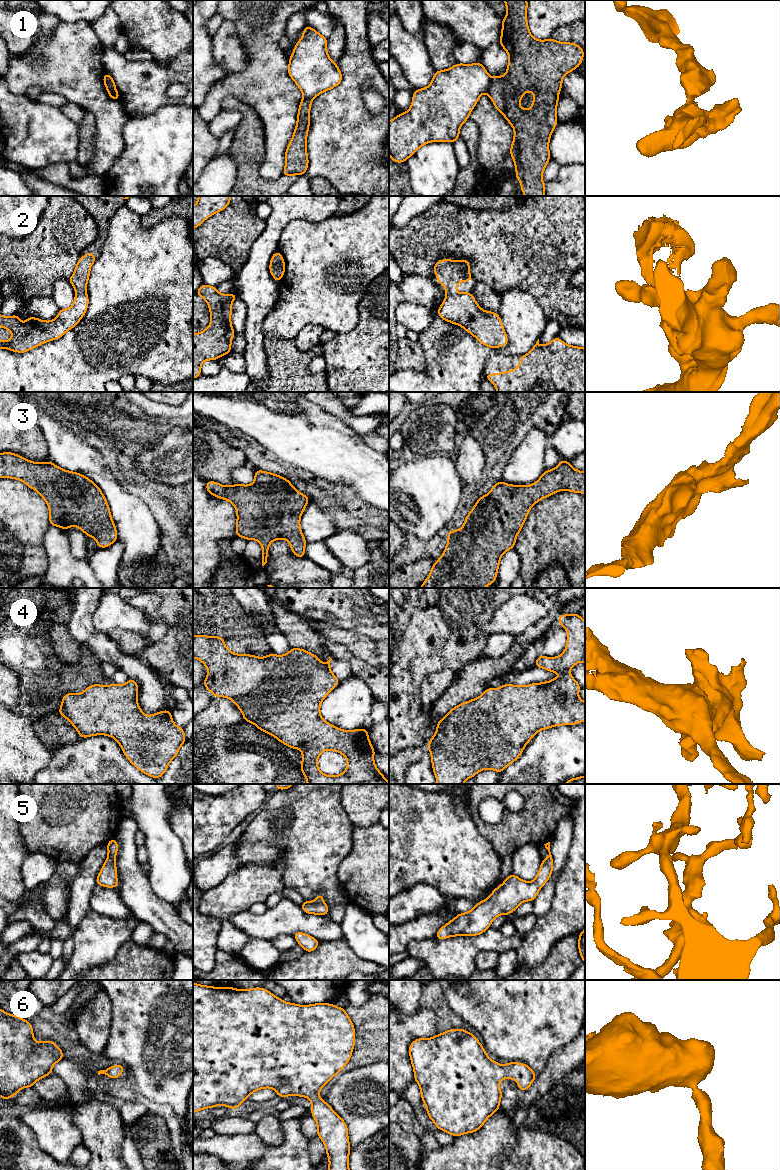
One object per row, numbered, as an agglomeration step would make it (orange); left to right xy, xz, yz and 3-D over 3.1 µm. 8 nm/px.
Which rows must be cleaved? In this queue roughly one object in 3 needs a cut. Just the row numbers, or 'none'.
1

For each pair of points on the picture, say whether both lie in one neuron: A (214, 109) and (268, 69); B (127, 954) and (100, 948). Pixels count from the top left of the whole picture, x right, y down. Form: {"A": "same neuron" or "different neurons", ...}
{"A": "same neuron", "B": "different neurons"}

